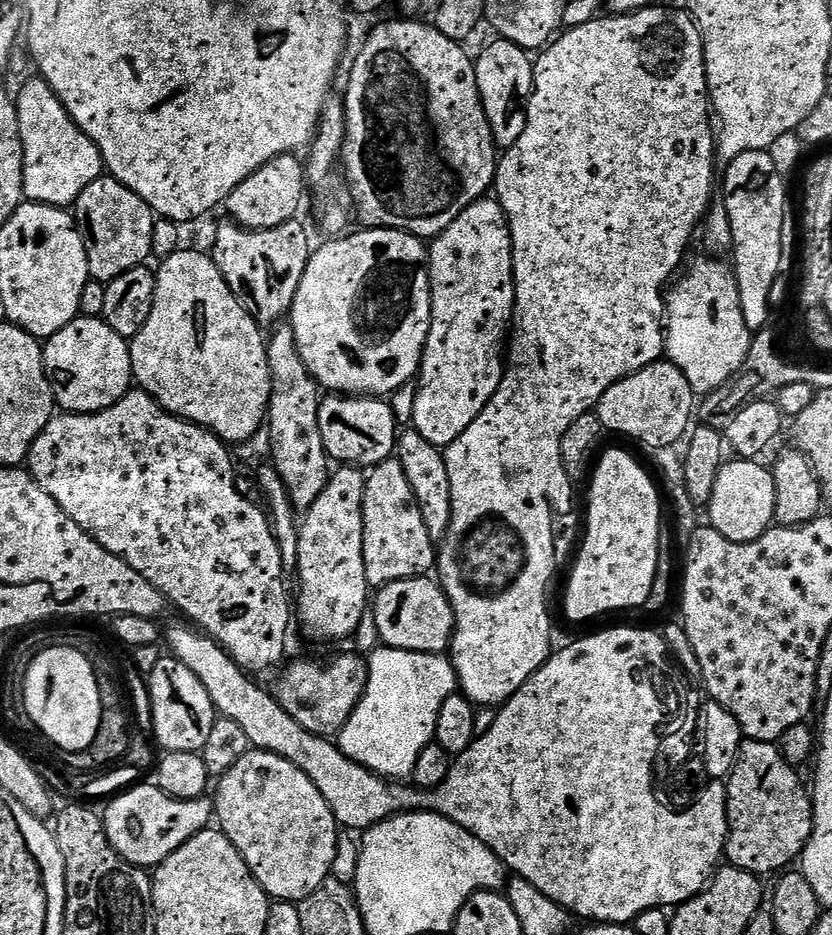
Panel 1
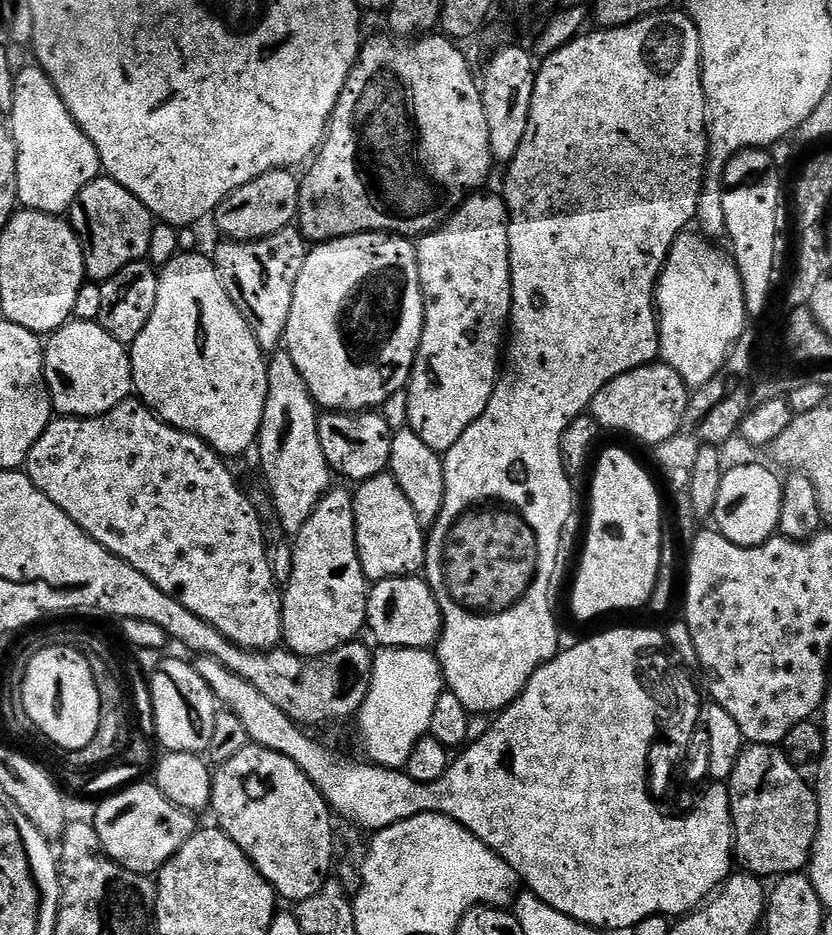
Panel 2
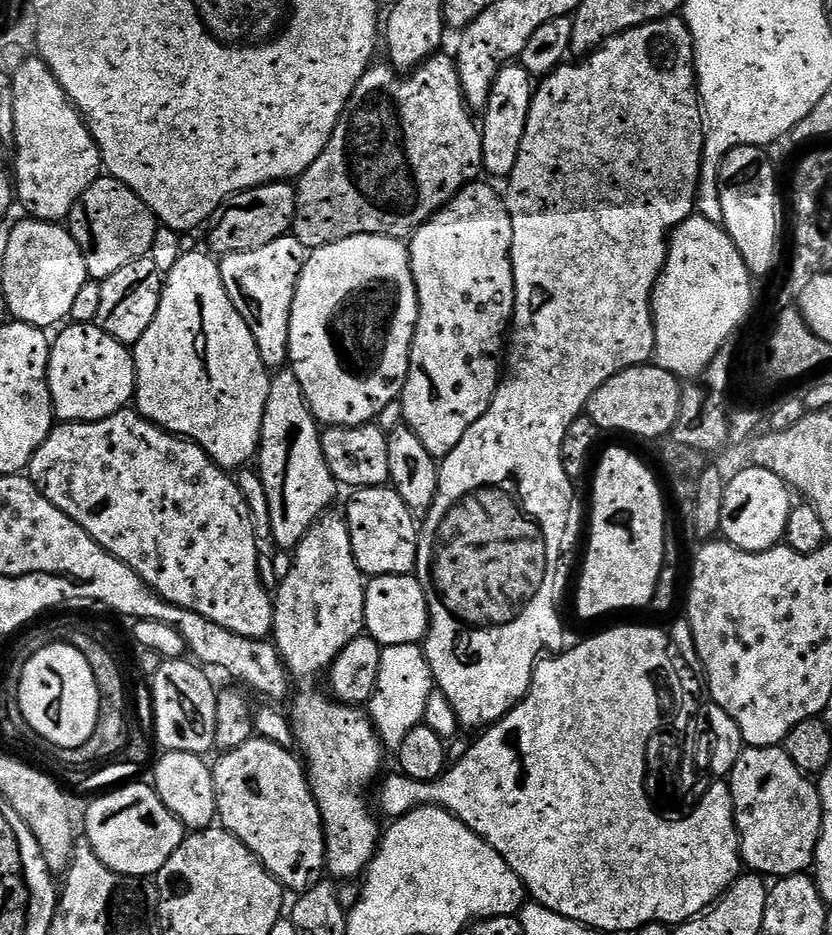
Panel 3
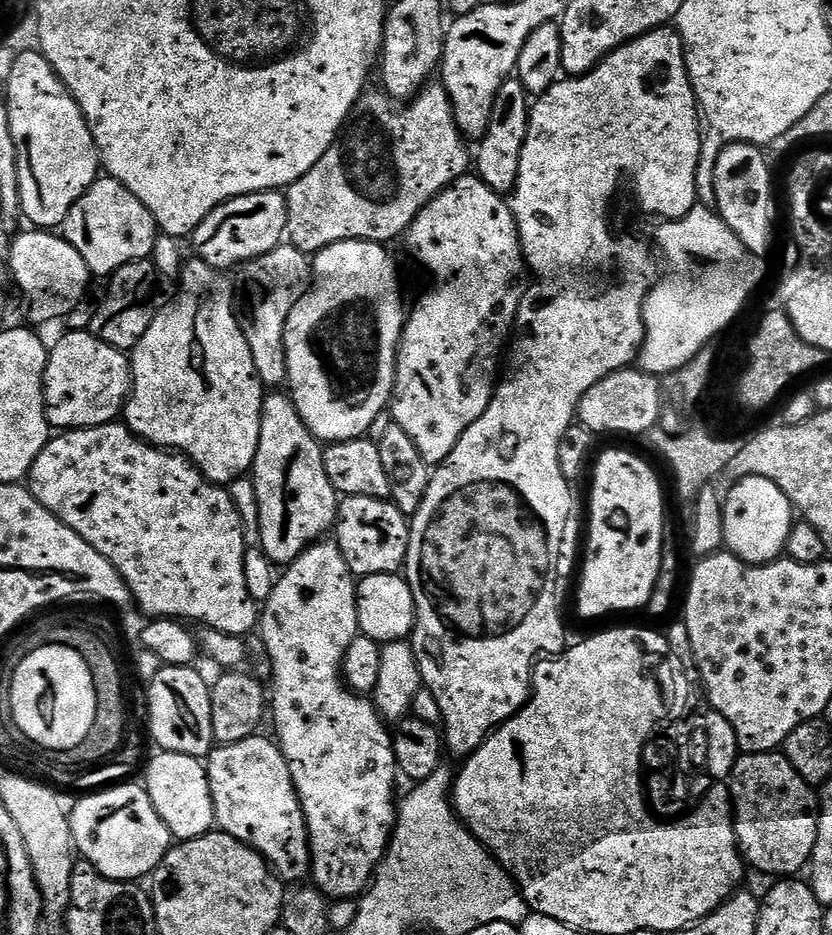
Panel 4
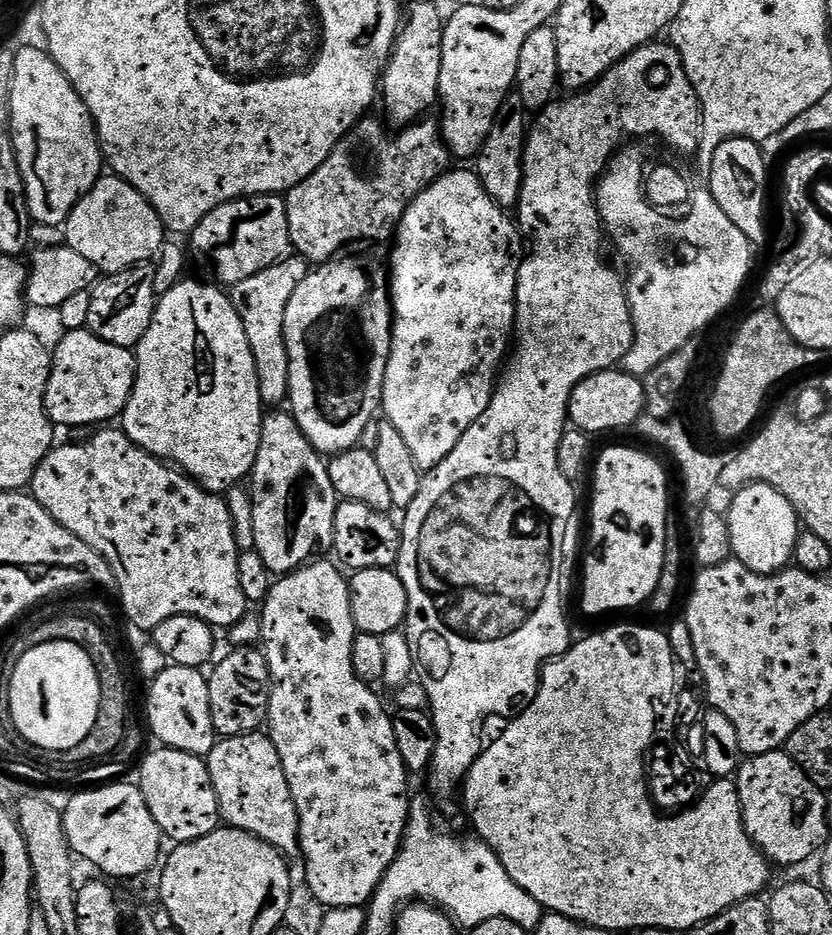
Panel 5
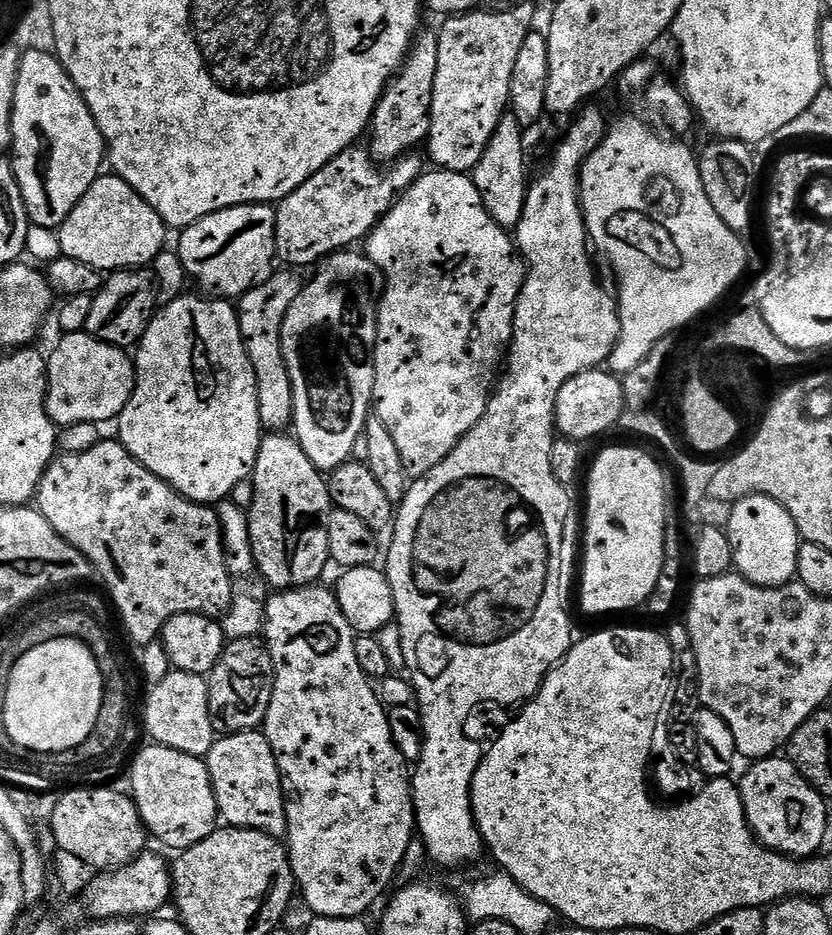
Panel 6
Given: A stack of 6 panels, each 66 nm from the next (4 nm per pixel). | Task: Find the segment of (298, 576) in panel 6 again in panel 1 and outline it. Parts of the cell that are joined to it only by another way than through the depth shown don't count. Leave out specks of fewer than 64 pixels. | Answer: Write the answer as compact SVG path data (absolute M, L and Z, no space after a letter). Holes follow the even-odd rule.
M282 322L271 332L273 334L269 335L266 342L271 374L271 398L266 417L271 448L270 460L280 474L295 509L304 512L325 489L330 475L330 460L322 444L317 420L322 398L319 385L302 362L292 326Z

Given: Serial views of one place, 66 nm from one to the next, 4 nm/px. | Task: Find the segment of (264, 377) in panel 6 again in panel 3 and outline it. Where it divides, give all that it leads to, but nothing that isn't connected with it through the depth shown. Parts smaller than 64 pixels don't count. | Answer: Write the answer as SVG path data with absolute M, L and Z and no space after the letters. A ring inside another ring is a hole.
M289 234L274 238L274 242L266 242L266 246L258 246L258 250L246 250L218 260L222 286L226 286L234 310L238 310L246 326L250 326L254 346L258 346L258 358L262 358L269 370L280 370L288 364L290 310L294 306L294 294L305 259L302 242L298 242L295 234Z

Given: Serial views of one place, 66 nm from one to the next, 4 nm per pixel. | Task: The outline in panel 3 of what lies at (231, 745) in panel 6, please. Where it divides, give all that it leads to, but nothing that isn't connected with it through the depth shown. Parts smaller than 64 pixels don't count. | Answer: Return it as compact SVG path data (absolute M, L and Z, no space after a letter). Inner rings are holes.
M253 738L234 750L223 753L217 764L211 765L216 815L231 836L238 837L282 887L292 894L305 892L321 883L324 867L324 827L312 789L308 786L306 768L289 749L269 740Z

